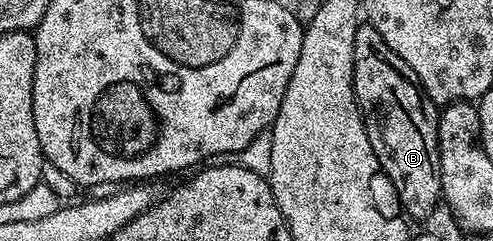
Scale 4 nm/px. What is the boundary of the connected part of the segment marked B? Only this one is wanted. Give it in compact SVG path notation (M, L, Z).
M368 24L358 25L355 32L353 91L380 173L386 174L397 189L397 198L410 219L427 217L437 202L439 206L442 201L437 131L439 108L421 89L413 69L391 52L383 36Z

